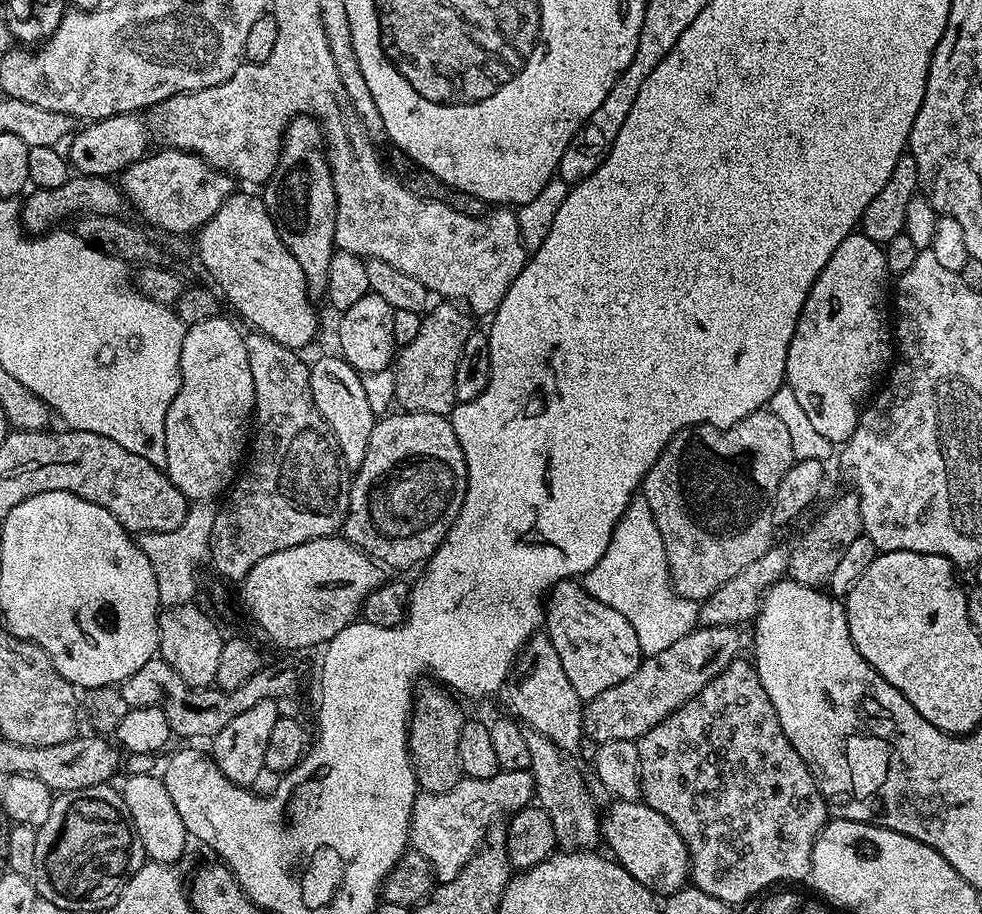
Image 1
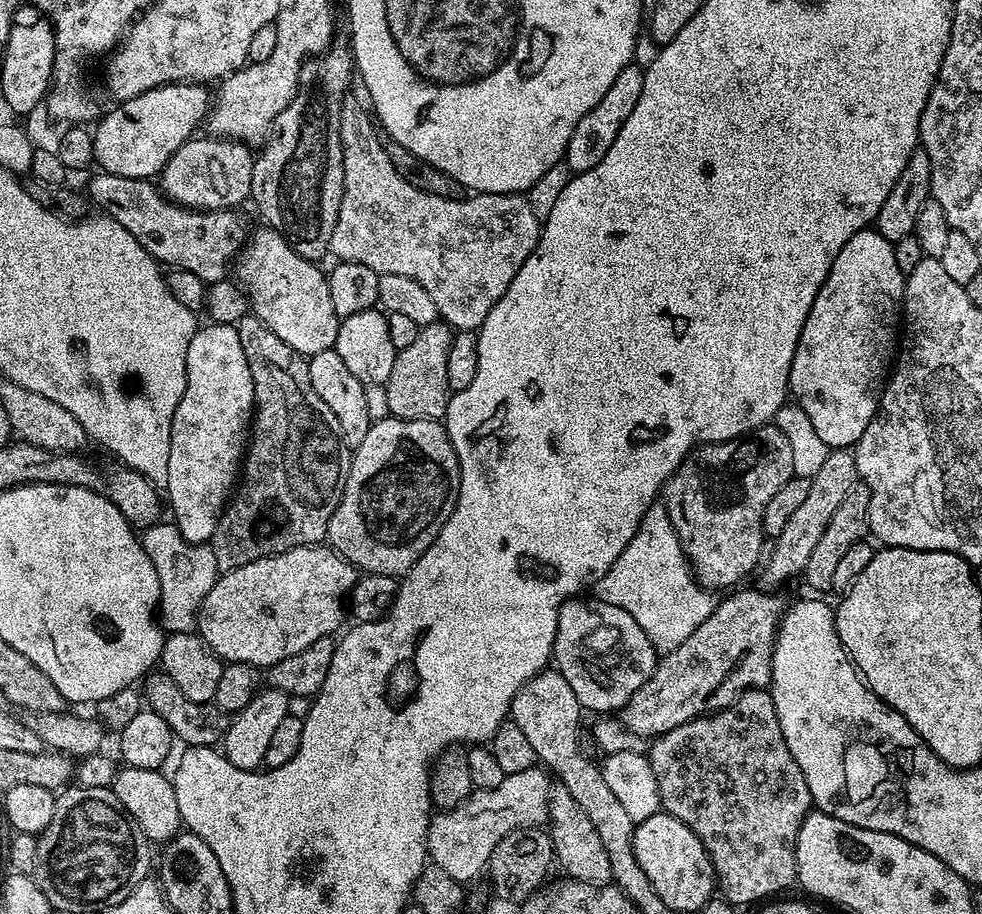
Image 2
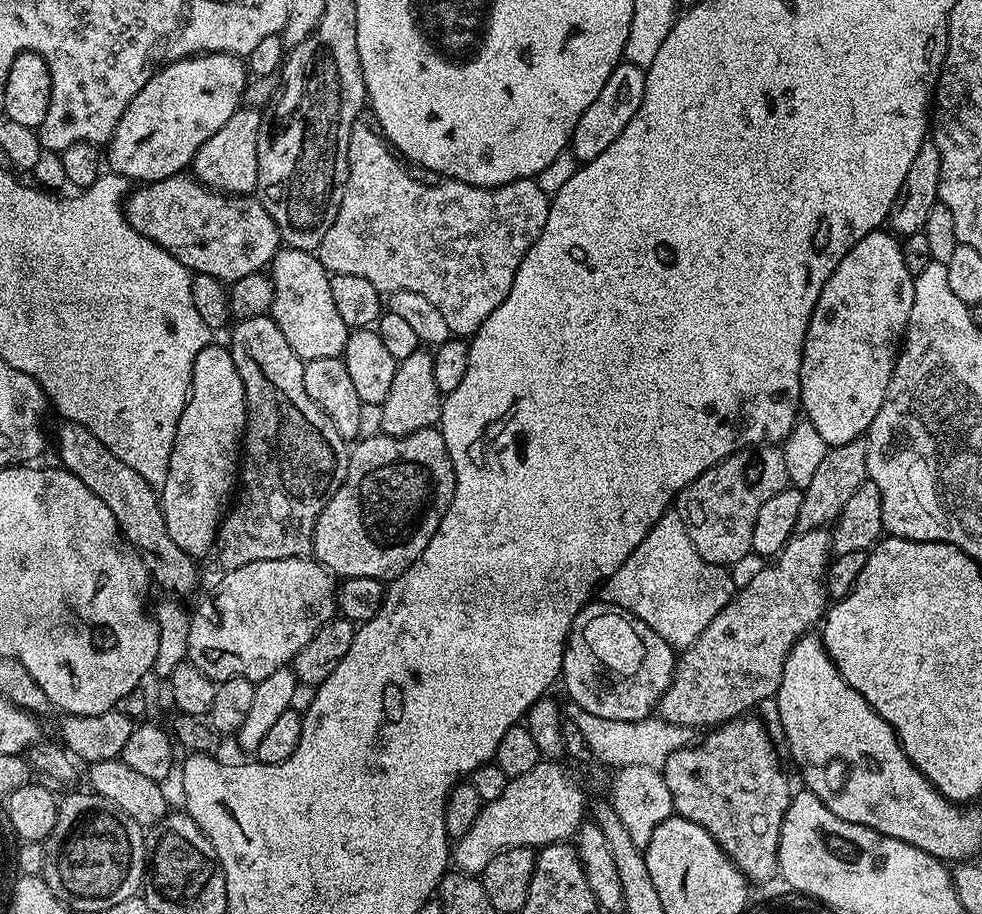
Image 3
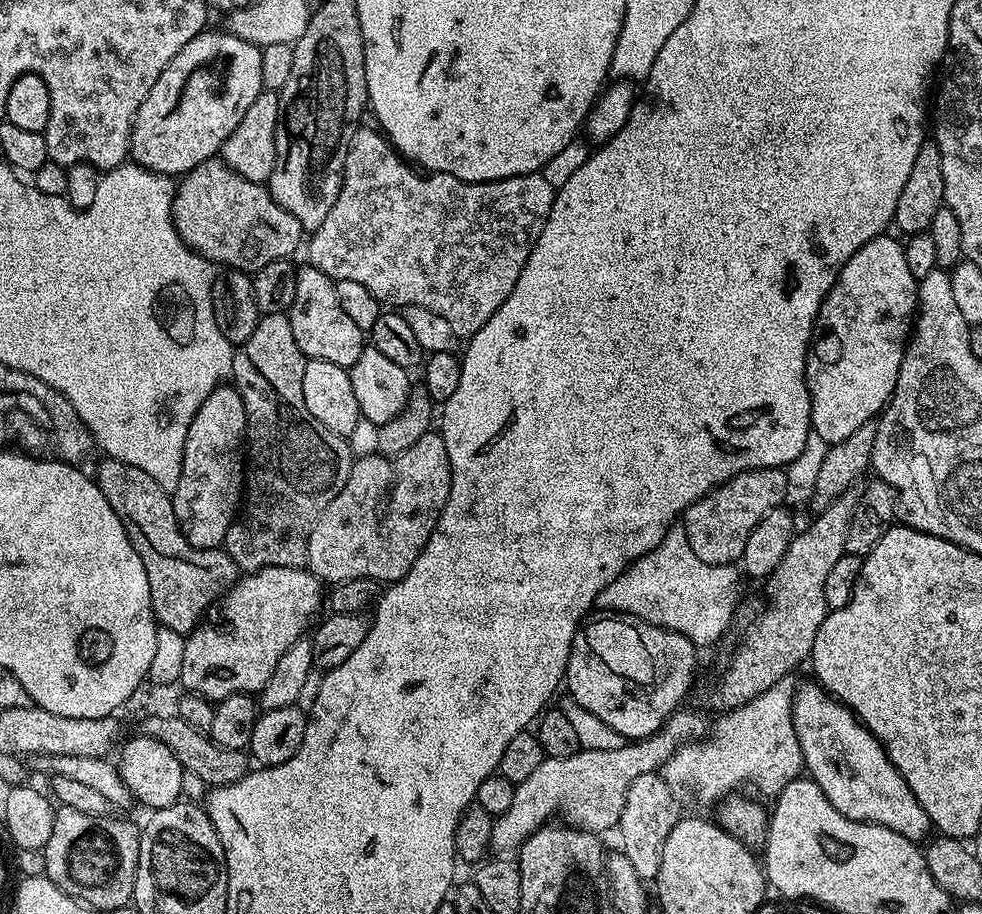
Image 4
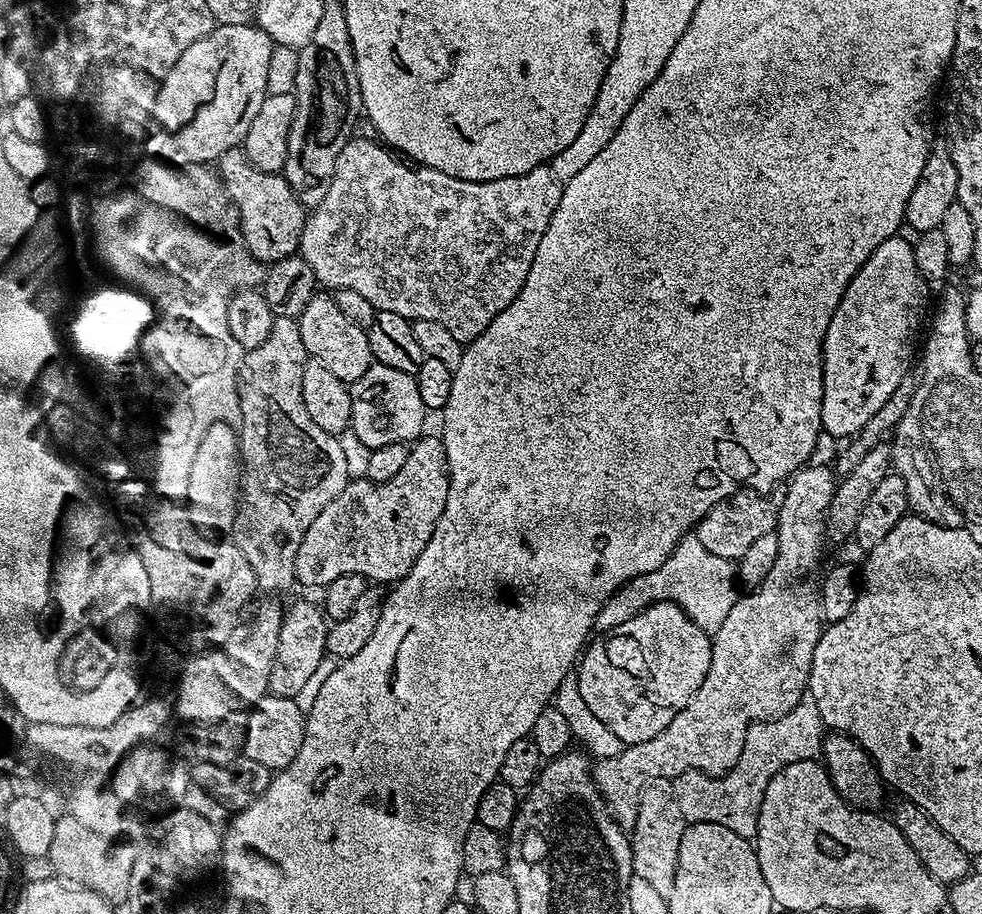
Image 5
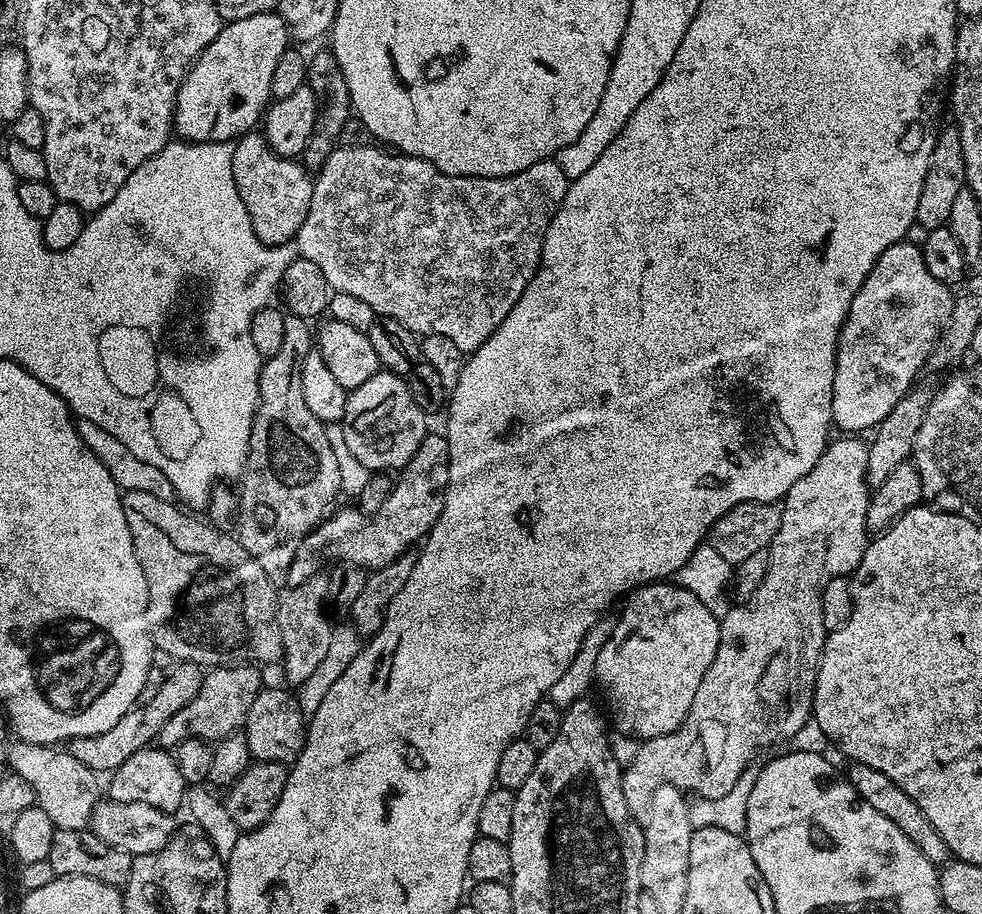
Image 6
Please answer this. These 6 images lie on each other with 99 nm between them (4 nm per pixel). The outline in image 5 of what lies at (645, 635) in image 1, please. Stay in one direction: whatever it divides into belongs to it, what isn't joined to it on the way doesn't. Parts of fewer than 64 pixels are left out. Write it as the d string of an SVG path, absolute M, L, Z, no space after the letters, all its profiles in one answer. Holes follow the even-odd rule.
M686 534L674 546L670 558L658 566L658 570L650 570L650 574L642 574L626 582L602 605L596 615L594 628L600 634L609 632L614 630L614 626L622 626L622 622L630 622L630 618L652 604L670 602L678 605L703 632L715 634L718 626L726 622L726 614L730 614L734 607L738 598L736 588L736 564L726 558L718 558L718 554L710 554L706 546L698 542L696 535Z

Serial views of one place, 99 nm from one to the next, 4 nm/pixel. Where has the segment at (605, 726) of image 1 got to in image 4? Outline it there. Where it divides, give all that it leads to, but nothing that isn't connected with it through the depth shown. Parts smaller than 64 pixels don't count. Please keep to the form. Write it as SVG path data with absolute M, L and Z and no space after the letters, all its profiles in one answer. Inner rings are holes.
M860 486L846 489L832 504L812 516L809 528L801 527L792 537L782 562L767 577L768 605L749 626L744 641L737 646L712 692L713 698L720 700L721 709L731 710L764 695L766 690L777 687L783 676L795 673L795 668L811 657L814 638L818 638L818 630L830 611L826 606L826 578L838 558L846 555L850 518L854 518L863 493Z

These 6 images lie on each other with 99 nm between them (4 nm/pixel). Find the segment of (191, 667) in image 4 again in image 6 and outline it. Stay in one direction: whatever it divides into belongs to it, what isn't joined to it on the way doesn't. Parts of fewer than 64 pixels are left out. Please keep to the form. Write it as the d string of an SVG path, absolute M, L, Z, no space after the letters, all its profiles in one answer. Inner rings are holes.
M251 663L208 668L198 694L194 694L194 698L190 698L190 702L162 726L159 747L172 750L182 742L195 739L215 742L241 731L250 714L250 706L254 706L254 698L258 698L262 687L260 672L261 669Z

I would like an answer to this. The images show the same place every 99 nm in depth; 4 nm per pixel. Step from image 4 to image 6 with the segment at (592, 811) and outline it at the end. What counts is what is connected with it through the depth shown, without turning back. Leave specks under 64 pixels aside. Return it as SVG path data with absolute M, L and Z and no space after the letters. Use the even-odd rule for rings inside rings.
M852 434L845 435L840 439L844 440L833 439L825 448L822 458L818 458L818 462L814 462L814 470L810 470L810 474L802 474L802 478L798 478L798 482L794 482L794 486L790 486L790 490L784 495L780 510L782 522L778 534L774 534L772 547L768 552L766 578L762 578L762 586L758 586L755 596L729 607L728 613L720 620L720 641L718 642L718 650L714 654L714 662L710 662L710 670L706 670L706 674L702 674L702 682L698 685L698 694L694 694L692 708L686 714L682 726L665 736L643 741L639 745L640 749L637 747L633 751L632 761L628 767L623 769L620 778L622 794L626 794L626 806L630 806L630 814L635 820L643 821L644 817L647 816L650 798L654 798L654 790L658 790L658 786L663 784L669 784L688 794L697 792L698 795L705 796L705 801L708 802L722 798L722 794L730 794L730 790L734 790L734 782L738 782L738 778L742 778L744 771L753 763L752 756L758 755L760 748L768 748L771 744L780 744L783 740L784 743L791 741L792 737L798 734L798 730L802 730L802 726L806 726L806 722L812 719L812 699L816 689L816 671L820 665L820 651L824 648L824 637L826 635L826 629L822 622L820 595L826 590L826 582L855 572L862 562L862 554L867 550L870 543L870 533L866 526L866 510L868 509L868 497L870 495L868 471L866 470L868 444L865 441L860 441L863 439Z

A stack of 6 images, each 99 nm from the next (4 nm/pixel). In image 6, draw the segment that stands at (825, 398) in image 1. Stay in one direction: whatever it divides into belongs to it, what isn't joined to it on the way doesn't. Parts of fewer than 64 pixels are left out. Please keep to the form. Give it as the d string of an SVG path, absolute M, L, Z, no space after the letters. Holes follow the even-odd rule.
M901 242L882 250L878 262L874 262L874 270L866 274L866 282L862 282L858 294L854 294L854 302L850 302L836 347L832 399L832 423L837 429L841 428L841 433L864 434L860 432L867 433L884 421L886 414L890 414L917 383L916 375L921 375L927 355L934 349L951 317L953 289L938 282L938 278L926 270L921 245L908 243Z

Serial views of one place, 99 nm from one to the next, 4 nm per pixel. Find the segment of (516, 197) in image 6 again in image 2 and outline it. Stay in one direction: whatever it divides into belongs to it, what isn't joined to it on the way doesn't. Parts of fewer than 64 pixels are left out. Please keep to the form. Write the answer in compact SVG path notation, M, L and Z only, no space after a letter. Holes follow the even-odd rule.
M352 102L344 105L344 193L332 235L331 255L336 255L337 261L362 262L362 266L370 266L370 270L381 276L402 274L402 278L414 278L414 282L434 298L434 306L440 311L439 319L449 328L461 332L478 330L502 294L510 290L510 282L514 282L514 274L522 270L522 262L536 249L541 217L534 214L524 194L481 192L462 200L447 200L410 186L377 141L376 124L369 109L365 105L364 108Z

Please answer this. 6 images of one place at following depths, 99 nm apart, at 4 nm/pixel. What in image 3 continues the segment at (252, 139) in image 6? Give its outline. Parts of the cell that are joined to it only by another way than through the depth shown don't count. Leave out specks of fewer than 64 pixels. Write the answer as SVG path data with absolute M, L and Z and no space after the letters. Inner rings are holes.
M191 174L162 178L153 184L141 183L129 191L122 207L124 216L134 226L134 230L165 248L193 274L210 274L225 282L246 278L246 274L265 271L282 247L280 231L274 218L270 218L266 206L262 206L255 195L234 196L227 192L217 192L215 188L207 188Z

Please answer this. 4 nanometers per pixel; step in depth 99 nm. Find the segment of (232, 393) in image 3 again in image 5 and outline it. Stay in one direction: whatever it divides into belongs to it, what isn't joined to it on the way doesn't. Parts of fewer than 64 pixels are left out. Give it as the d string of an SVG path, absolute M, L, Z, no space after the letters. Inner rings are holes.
M231 423L211 424L198 442L194 466L190 466L190 490L186 497L188 516L194 526L208 534L228 534L240 508L240 437Z

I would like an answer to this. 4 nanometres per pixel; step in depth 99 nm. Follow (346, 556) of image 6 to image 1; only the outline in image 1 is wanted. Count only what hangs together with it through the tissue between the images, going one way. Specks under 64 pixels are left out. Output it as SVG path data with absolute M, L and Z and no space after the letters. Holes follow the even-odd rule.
M396 410L387 416L379 417L370 434L370 446L366 446L366 458L362 458L360 467L355 469L351 481L352 489L350 490L348 513L342 529L344 539L350 541L354 547L362 549L364 553L385 569L412 568L415 564L417 566L423 565L428 557L436 552L439 544L448 537L450 526L454 522L454 518L458 518L458 514L462 510L462 502L466 498L466 486L468 485L466 458L462 454L458 434L454 434L452 429L451 419L448 416L439 416L438 414L422 414L421 412L405 412L403 410Z

